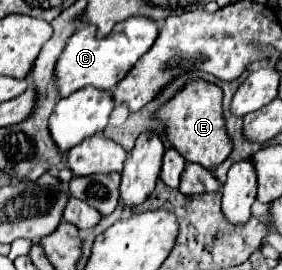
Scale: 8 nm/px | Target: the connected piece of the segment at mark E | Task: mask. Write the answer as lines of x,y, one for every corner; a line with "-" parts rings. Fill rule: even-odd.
192,80
170,102
166,102
156,116
166,122
168,140
186,158
186,162
196,162
206,170
212,170
230,156
232,140
222,116
222,90
216,84

